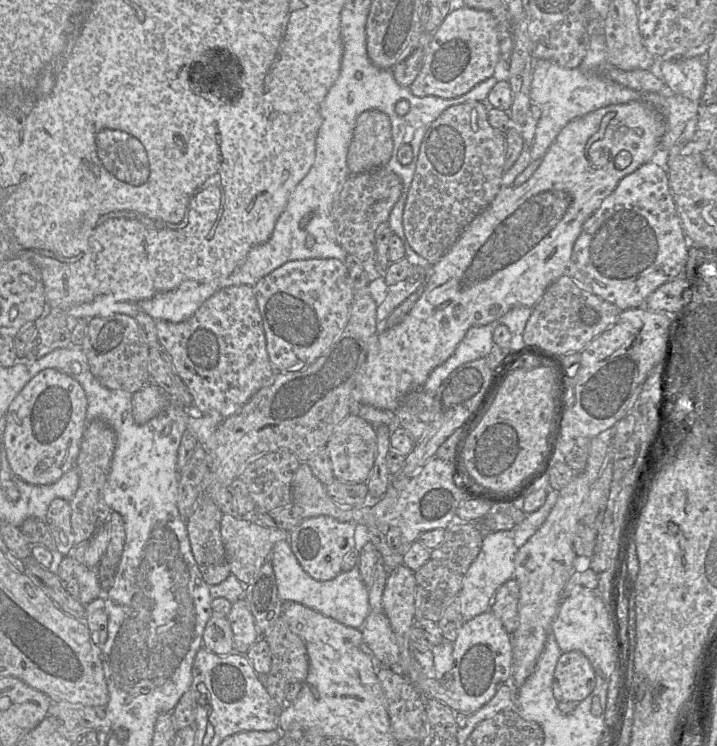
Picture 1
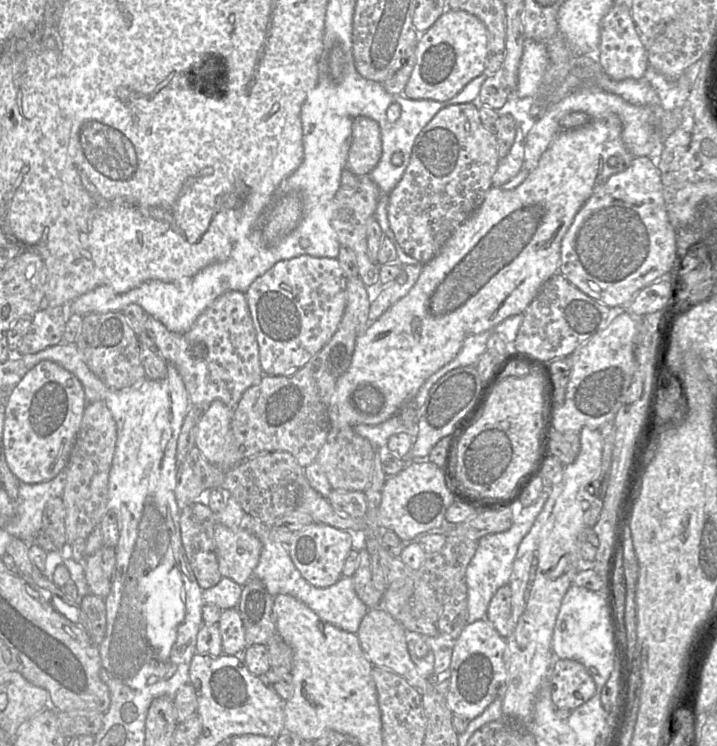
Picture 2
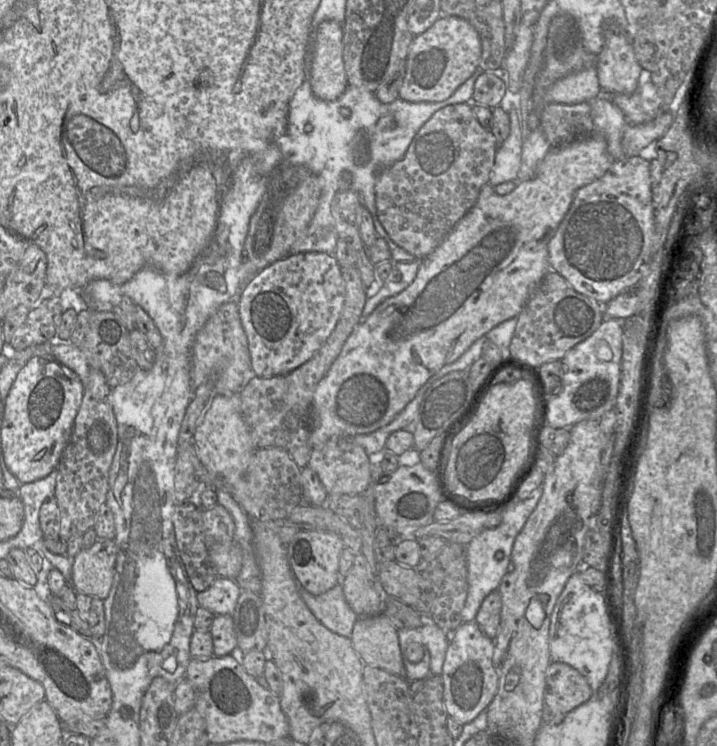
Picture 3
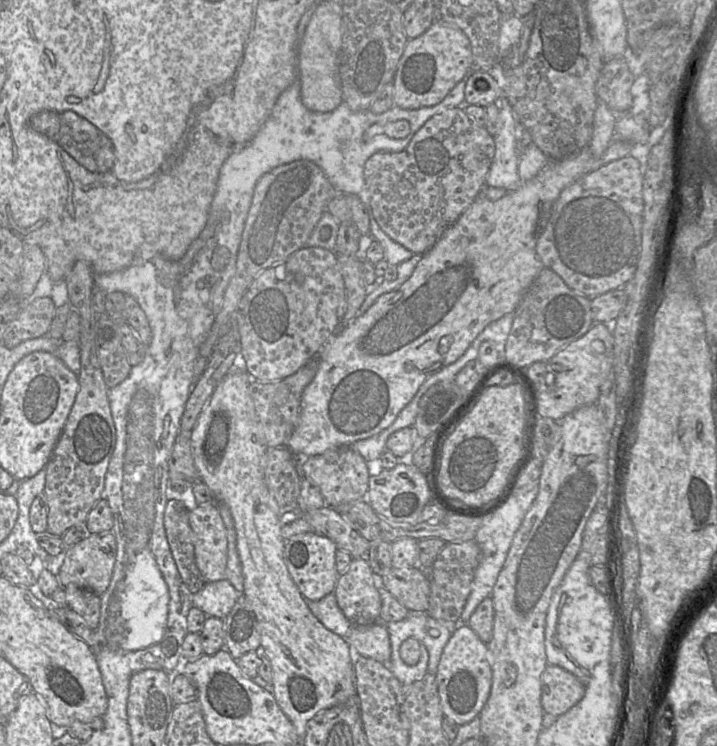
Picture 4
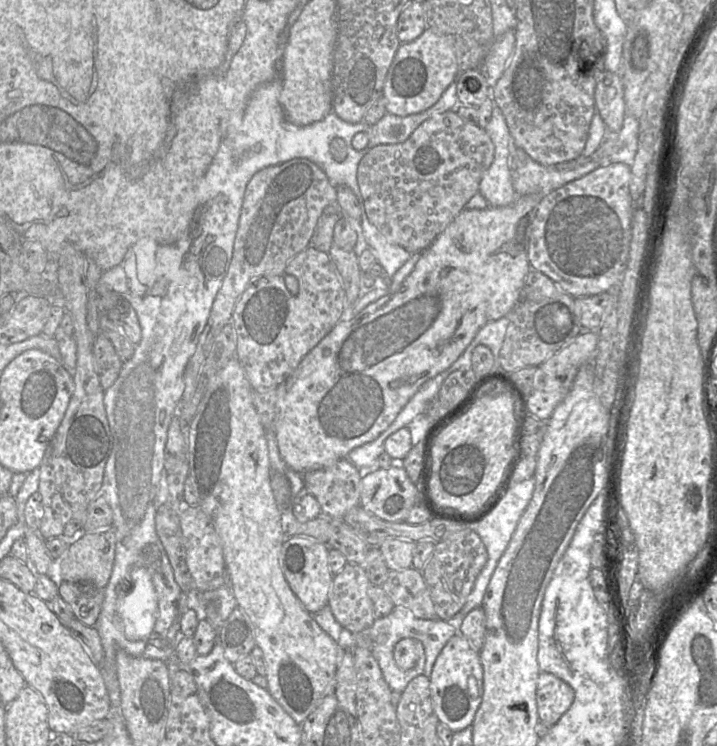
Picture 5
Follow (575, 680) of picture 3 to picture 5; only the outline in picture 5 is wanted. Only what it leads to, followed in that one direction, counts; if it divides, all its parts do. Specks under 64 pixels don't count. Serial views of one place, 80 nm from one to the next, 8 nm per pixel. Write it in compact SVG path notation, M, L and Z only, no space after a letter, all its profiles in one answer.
M542 672L537 679L536 702L540 721L554 725L570 708L575 698L573 688L552 673Z

